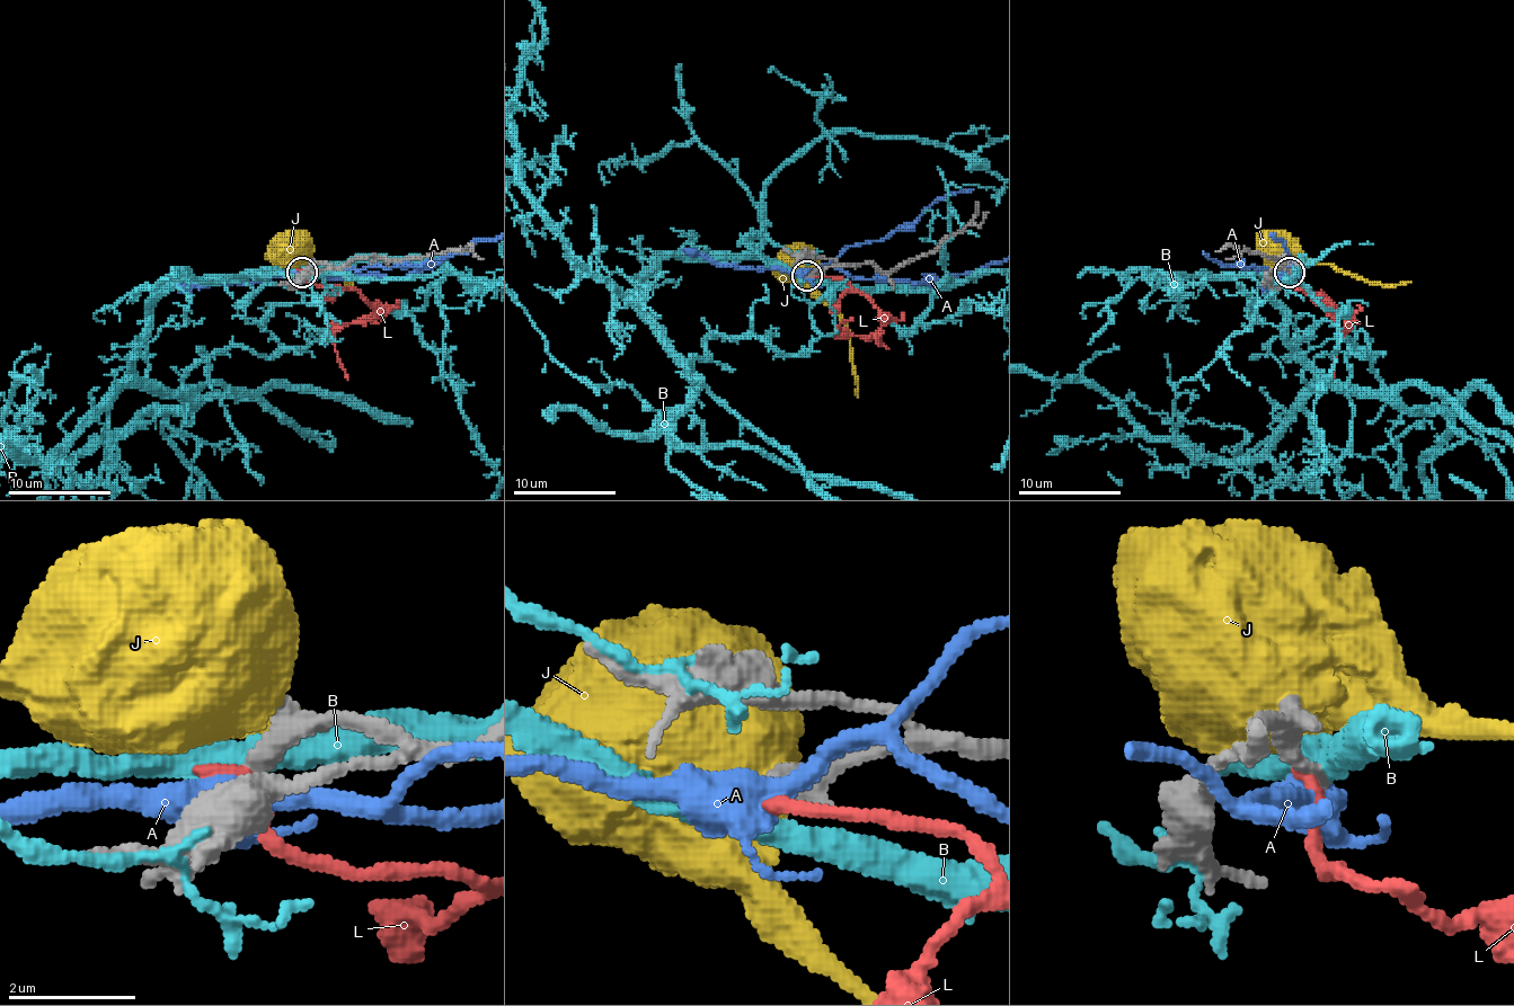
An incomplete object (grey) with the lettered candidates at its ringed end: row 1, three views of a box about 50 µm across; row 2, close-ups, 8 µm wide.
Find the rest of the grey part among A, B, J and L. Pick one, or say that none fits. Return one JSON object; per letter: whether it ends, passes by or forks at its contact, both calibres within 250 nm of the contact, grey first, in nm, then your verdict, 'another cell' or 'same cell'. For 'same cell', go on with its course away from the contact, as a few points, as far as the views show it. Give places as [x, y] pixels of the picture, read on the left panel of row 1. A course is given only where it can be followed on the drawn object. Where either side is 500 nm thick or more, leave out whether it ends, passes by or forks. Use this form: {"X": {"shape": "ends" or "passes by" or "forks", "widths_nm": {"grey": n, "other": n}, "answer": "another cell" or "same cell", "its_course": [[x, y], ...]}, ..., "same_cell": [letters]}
{"A": {"shape": "forks", "widths_nm": {"grey": 320, "other": 480}, "answer": "another cell"}, "B": {"shape": "passes by", "widths_nm": {"grey": 320, "other": 400}, "answer": "another cell"}, "J": {"widths_nm": {"grey": 360, "other": 950}, "answer": "another cell"}, "L": {"shape": "ends", "widths_nm": {"grey": 400, "other": 220}, "answer": "another cell"}, "same_cell": []}

